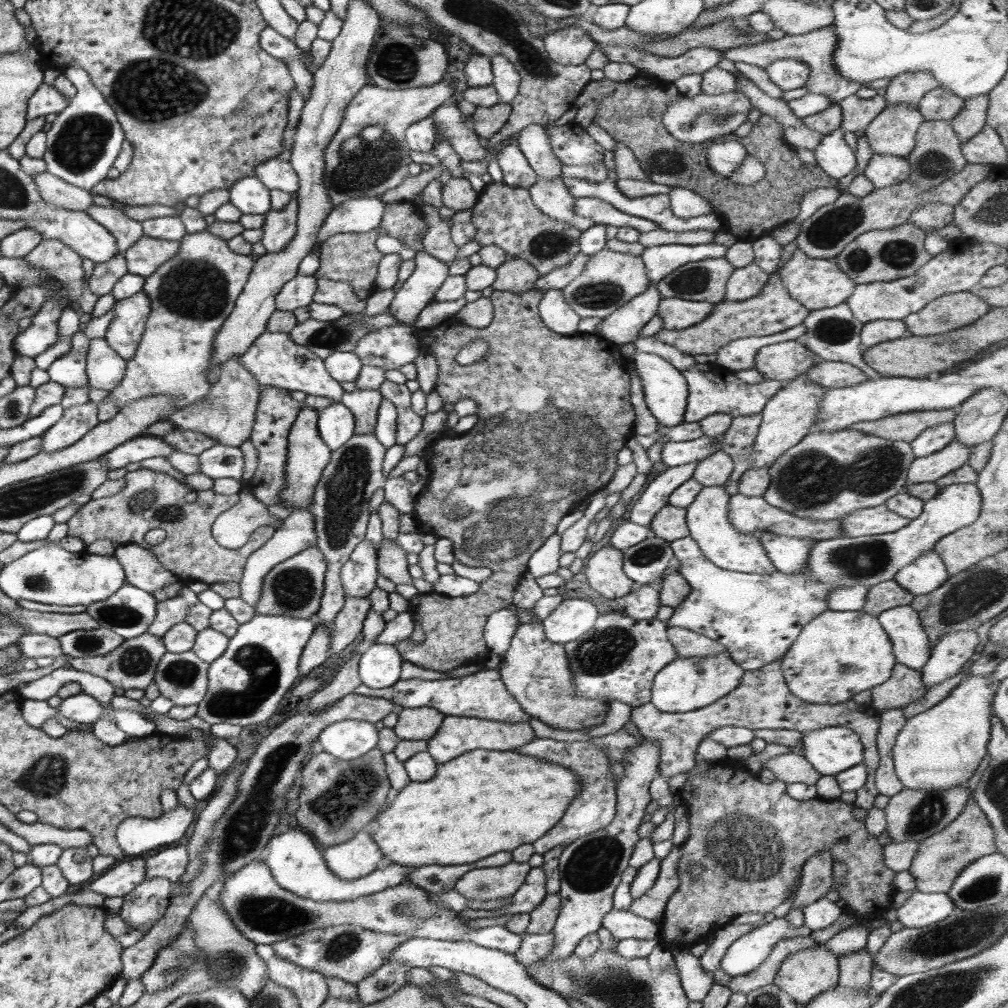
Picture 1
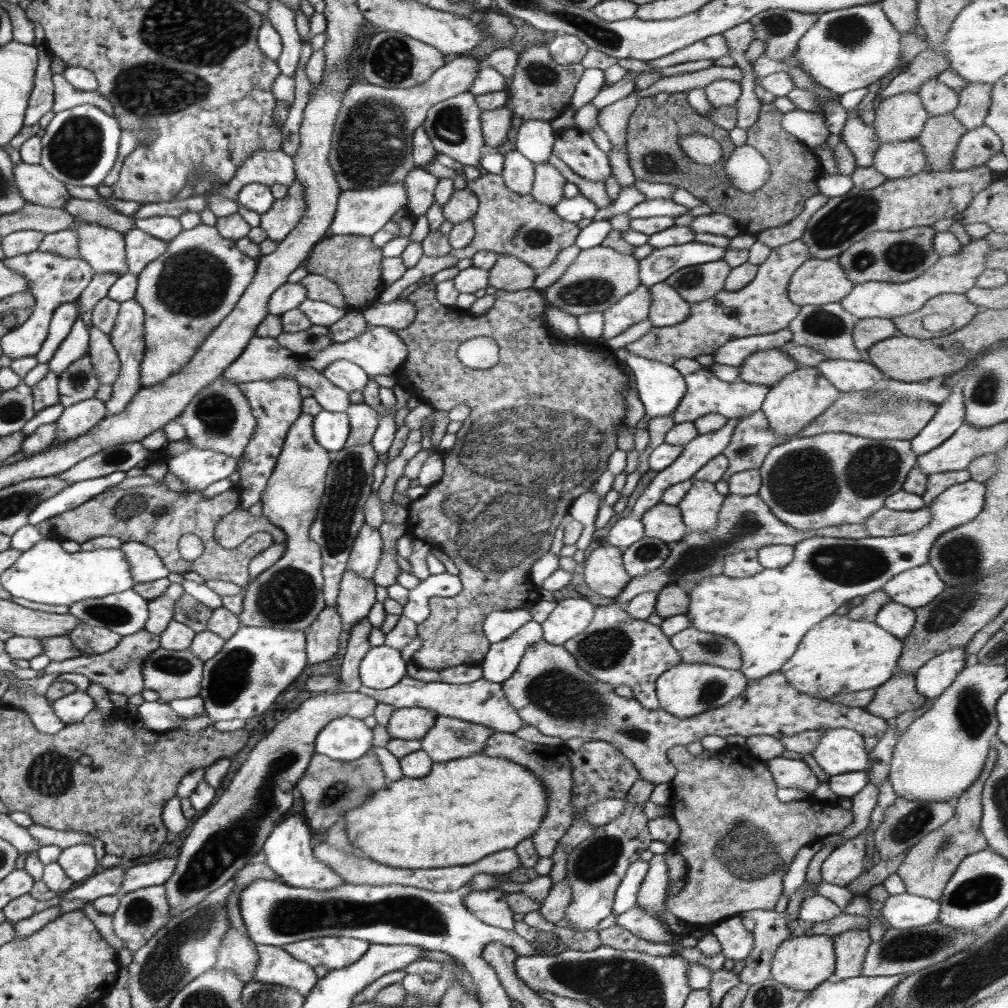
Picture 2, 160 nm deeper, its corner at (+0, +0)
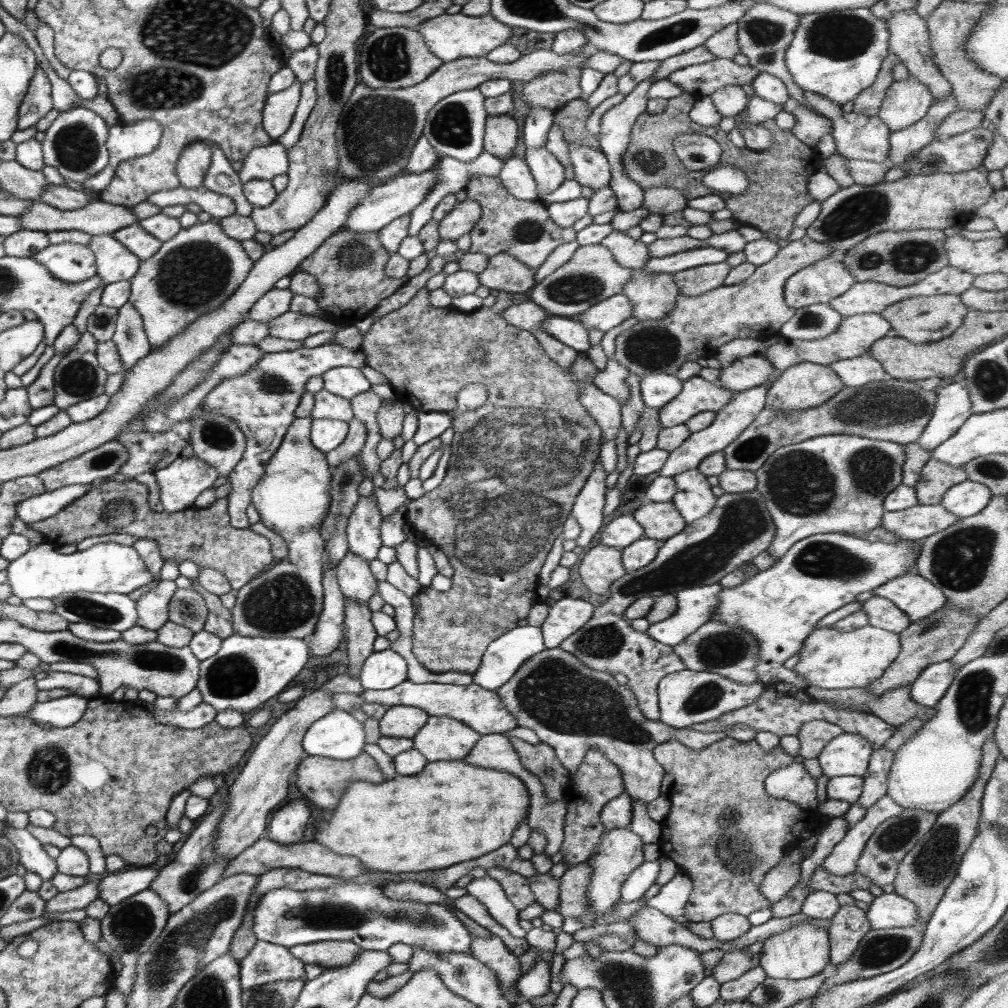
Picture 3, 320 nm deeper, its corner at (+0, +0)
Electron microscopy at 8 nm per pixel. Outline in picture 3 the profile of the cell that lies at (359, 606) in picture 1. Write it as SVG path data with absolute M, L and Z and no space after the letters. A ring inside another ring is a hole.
M349 550L336 569L345 600L367 606L368 600L377 593L377 580L368 562Z

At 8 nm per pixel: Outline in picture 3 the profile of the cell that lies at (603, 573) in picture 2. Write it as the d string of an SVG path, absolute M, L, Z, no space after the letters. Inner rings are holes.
M600 543L582 555L578 572L590 592L608 597L611 584L627 571L621 561L621 549Z

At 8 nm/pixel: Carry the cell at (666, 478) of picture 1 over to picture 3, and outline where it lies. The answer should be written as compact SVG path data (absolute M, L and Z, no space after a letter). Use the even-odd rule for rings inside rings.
M767 383L759 384L754 388L736 393L736 396L732 398L732 402L728 402L728 406L724 406L723 409L718 410L710 426L698 432L690 433L688 438L684 440L678 448L669 452L669 457L659 470L659 475L673 478L673 476L686 472L687 470L697 469L704 458L724 450L731 442L734 442L761 413L761 410L764 409L766 394L768 394Z

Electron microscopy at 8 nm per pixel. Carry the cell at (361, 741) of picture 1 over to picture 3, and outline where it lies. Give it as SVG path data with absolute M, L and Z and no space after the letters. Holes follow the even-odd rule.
M334 710L308 727L302 747L312 757L349 761L360 756L366 744L362 723L352 713Z

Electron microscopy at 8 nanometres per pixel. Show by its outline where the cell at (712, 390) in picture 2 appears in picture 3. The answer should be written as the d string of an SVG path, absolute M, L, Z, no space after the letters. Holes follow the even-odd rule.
M698 375L692 376L683 380L680 394L670 400L664 408L660 408L659 424L670 428L677 424L685 424L692 415L702 411L717 413L724 406L728 406L728 402L732 402L736 393L738 391L726 390Z

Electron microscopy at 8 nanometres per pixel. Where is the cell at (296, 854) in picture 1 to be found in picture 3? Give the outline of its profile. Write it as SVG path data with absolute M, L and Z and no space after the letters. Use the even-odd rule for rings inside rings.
M286 800L274 811L266 837L283 845L300 843L310 813L304 801Z

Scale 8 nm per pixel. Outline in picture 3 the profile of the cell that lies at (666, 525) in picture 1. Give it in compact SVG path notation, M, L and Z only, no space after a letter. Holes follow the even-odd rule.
M648 501L633 512L643 528L643 536L659 541L678 534L687 525L672 502Z

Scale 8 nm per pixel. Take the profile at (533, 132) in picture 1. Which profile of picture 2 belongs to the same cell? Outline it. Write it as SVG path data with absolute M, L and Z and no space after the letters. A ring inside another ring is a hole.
M526 120L518 130L516 150L534 165L549 162L556 133L550 122Z

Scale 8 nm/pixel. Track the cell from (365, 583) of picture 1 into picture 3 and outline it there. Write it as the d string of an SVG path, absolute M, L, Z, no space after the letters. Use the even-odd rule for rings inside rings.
M375 495L361 496L348 519L346 534L349 550L368 564L376 558L383 545L380 534L382 519Z

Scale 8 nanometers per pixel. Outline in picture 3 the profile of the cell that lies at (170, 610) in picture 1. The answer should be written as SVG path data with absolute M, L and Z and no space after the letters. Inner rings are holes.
M161 580L155 588L136 600L136 625L158 631L169 621L169 603L177 589L175 581Z

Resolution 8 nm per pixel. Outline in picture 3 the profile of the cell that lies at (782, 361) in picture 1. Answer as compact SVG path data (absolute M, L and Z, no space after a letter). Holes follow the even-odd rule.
M762 354L752 355L722 367L718 385L726 390L739 392L768 381L772 382L779 374L780 370L776 369Z

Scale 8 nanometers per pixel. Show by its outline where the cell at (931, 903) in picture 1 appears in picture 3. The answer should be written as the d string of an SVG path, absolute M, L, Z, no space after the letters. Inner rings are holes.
M895 892L875 897L866 916L874 930L907 926L920 928L920 924L923 927L926 924L926 920L917 914L917 906Z

